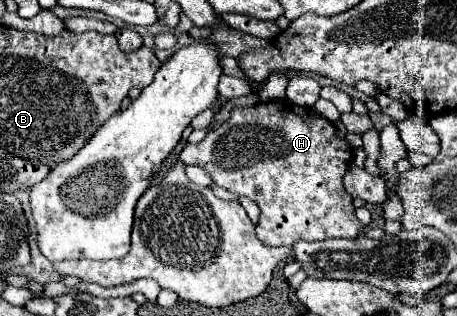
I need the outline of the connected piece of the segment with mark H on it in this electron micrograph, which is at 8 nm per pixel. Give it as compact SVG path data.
M290 100L262 102L256 106L236 106L230 118L218 128L210 130L202 142L188 144L180 160L190 166L204 168L214 184L254 200L260 208L260 222L256 234L266 246L292 246L300 240L314 242L326 238L354 238L364 232L364 224L356 218L352 198L344 192L342 178L348 164L352 164L352 146L346 138L336 134L336 126L320 116L314 108L300 108Z

